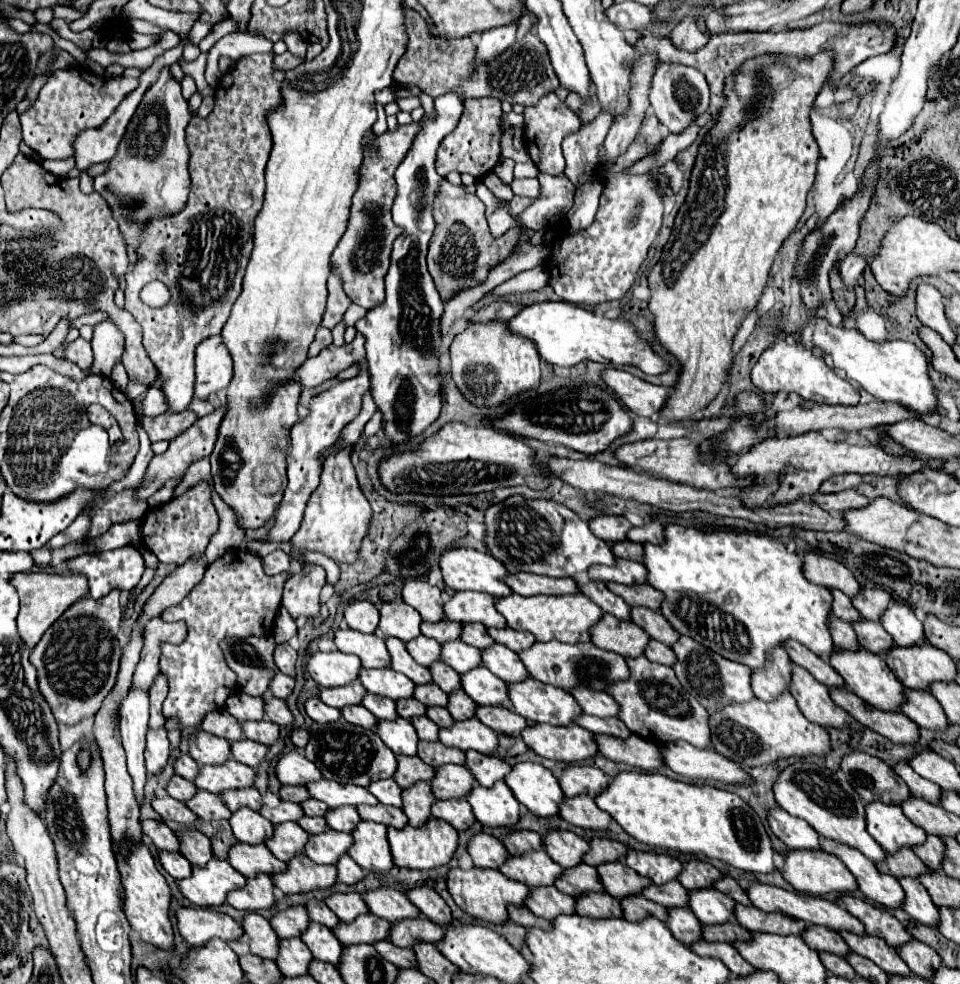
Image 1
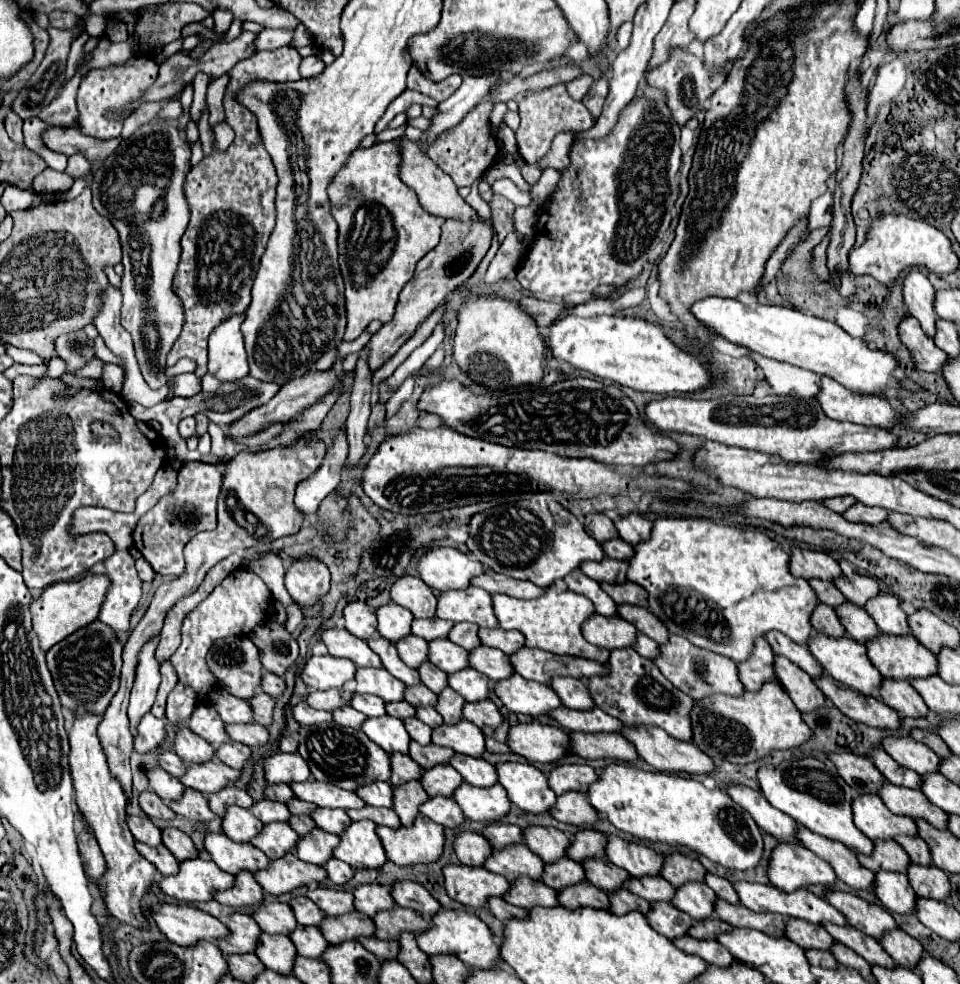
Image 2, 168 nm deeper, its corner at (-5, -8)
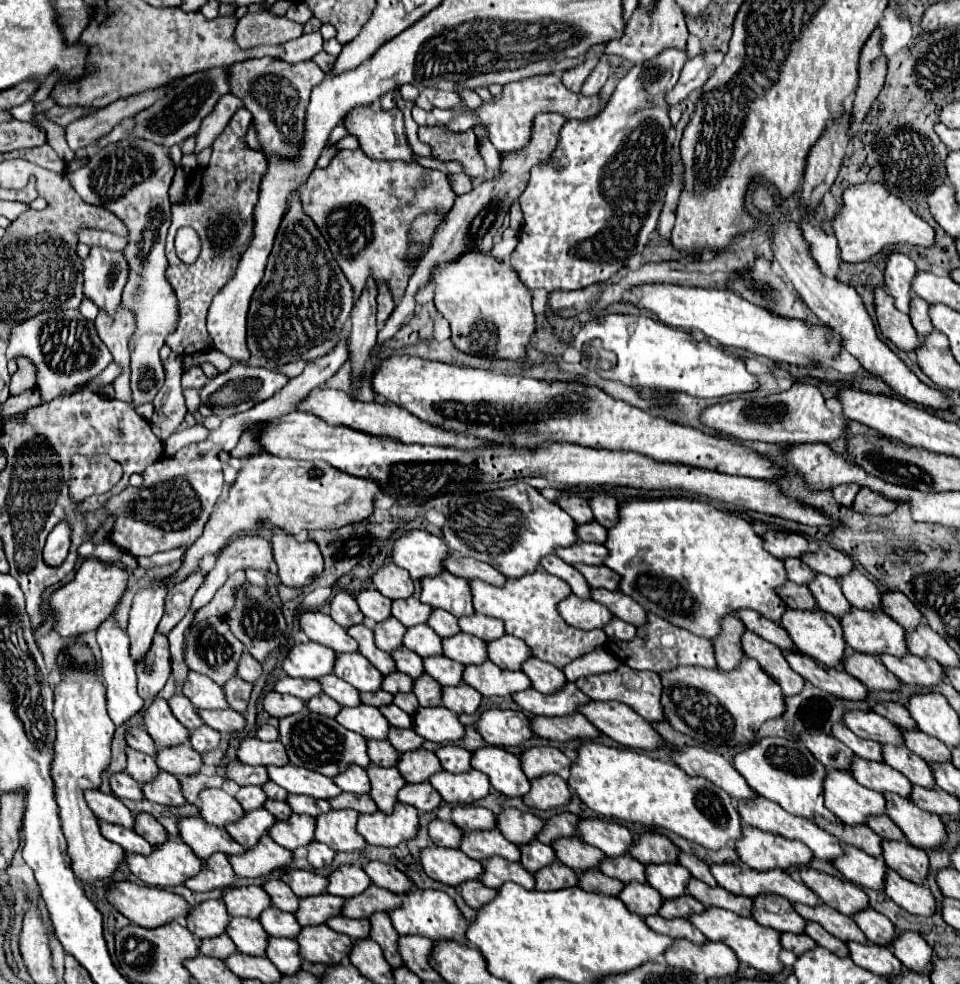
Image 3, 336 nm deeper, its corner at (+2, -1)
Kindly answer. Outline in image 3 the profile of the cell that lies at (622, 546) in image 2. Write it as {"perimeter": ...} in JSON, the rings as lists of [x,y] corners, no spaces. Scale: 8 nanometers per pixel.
{"perimeter":[[[595,520],[593,522],[587,522],[587,524],[577,524],[577,538],[579,540],[587,540],[587,542],[599,542],[603,544],[607,540],[607,530],[597,524]]]}

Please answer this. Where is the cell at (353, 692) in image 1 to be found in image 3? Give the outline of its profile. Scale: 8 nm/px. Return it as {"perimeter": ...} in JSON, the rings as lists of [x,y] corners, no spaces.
{"perimeter":[[[289,676],[279,678],[273,690],[279,692],[279,694],[291,694],[291,696],[301,698],[301,700],[309,700],[311,696],[321,694],[319,682],[305,680],[305,678],[289,678]]]}

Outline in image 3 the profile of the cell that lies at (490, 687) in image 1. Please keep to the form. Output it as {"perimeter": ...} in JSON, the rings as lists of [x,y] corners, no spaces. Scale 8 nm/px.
{"perimeter":[[[445,656],[423,658],[423,668],[441,686],[457,686],[463,682],[463,664],[457,664]]]}

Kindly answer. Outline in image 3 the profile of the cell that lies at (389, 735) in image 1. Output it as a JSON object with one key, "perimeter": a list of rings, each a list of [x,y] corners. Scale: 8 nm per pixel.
{"perimeter":[[[367,704],[341,708],[335,720],[347,730],[361,734],[363,738],[385,740],[389,732],[389,722],[385,722],[385,716],[375,706],[367,706]]]}

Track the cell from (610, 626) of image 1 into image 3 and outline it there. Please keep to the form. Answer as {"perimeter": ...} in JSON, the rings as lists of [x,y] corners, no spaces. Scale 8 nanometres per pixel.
{"perimeter":[[[573,594],[557,604],[557,612],[569,626],[575,626],[581,630],[601,628],[613,618],[613,614],[603,604],[593,600],[583,600]]]}

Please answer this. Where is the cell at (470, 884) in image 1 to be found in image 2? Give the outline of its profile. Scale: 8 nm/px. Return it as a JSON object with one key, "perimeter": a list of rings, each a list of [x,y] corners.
{"perimeter":[[[455,863],[444,867],[444,885],[454,901],[474,909],[482,909],[490,897],[504,897],[510,889],[506,877],[494,875],[482,867]]]}

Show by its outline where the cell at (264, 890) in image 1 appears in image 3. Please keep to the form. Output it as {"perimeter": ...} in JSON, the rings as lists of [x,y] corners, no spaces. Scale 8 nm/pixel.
{"perimeter":[[[211,854],[205,860],[205,870],[201,874],[189,878],[189,882],[183,882],[189,890],[195,892],[209,892],[213,888],[229,888],[235,880],[235,872],[229,866],[229,860],[225,854]]]}

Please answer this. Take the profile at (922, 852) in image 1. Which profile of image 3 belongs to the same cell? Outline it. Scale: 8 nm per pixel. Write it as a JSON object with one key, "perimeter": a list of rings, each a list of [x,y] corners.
{"perimeter":[[[869,816],[865,820],[865,824],[869,828],[873,828],[885,840],[901,840],[903,838],[903,832],[889,818],[885,818],[885,816]]]}

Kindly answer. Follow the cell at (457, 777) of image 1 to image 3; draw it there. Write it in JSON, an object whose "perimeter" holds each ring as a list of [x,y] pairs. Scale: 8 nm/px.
{"perimeter":[[[419,748],[417,752],[399,754],[397,770],[407,782],[425,782],[429,780],[429,776],[441,772],[443,768],[439,764],[439,758],[433,752]]]}

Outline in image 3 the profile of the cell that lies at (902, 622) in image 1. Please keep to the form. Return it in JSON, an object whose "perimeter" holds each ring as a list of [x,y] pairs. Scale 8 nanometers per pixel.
{"perimeter":[[[851,570],[849,574],[837,578],[837,582],[851,606],[861,610],[881,610],[881,594],[877,586],[859,570]]]}

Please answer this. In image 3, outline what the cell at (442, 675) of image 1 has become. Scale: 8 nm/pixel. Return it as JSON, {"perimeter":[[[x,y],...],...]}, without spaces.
{"perimeter":[[[399,646],[397,650],[393,650],[391,656],[393,656],[395,666],[397,666],[399,672],[409,674],[411,678],[421,676],[421,672],[423,672],[423,660],[421,660],[421,656],[413,654],[413,652],[407,650],[405,646]]]}

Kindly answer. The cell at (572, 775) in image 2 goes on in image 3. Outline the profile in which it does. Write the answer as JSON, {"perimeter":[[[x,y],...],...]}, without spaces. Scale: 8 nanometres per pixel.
{"perimeter":[[[535,746],[527,748],[519,756],[521,768],[529,780],[543,776],[543,774],[557,774],[563,768],[571,766],[571,760],[553,746]]]}

